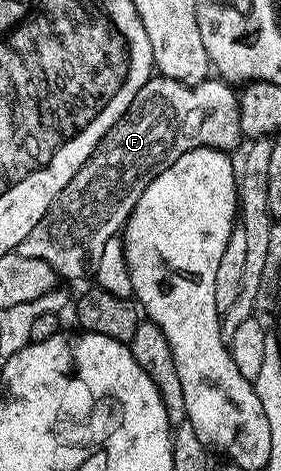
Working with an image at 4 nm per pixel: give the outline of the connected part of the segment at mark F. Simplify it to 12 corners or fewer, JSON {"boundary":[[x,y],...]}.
{"boundary":[[149,76],[18,252],[93,272],[183,152],[233,151],[237,90]]}

